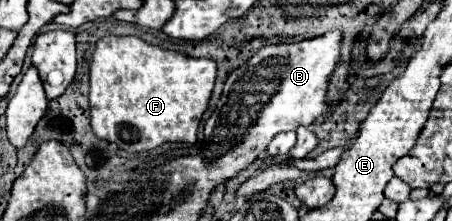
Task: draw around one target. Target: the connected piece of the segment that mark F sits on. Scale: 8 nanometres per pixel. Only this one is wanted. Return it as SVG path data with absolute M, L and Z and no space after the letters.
M105 36L97 42L91 60L91 128L95 136L115 142L127 152L153 150L165 142L195 144L201 116L207 110L217 78L217 64L209 58L189 58L143 42L137 36Z

